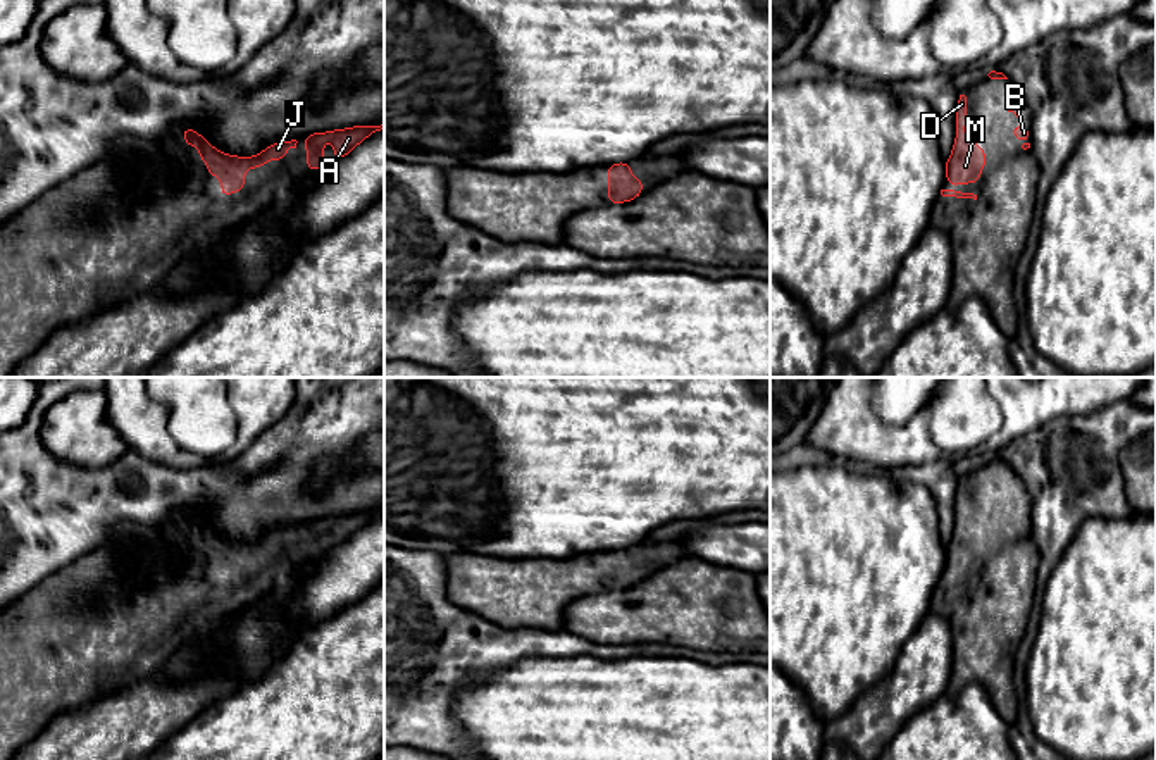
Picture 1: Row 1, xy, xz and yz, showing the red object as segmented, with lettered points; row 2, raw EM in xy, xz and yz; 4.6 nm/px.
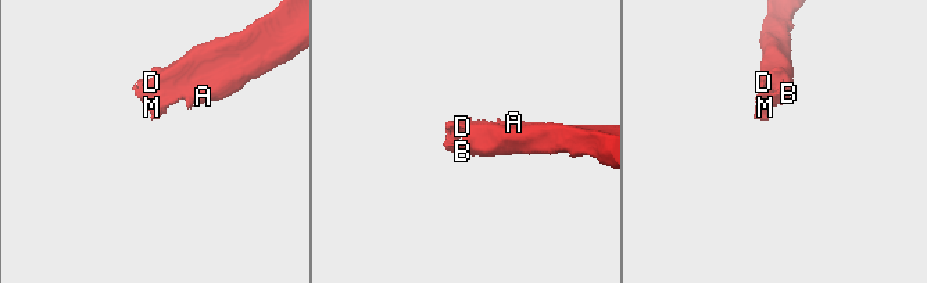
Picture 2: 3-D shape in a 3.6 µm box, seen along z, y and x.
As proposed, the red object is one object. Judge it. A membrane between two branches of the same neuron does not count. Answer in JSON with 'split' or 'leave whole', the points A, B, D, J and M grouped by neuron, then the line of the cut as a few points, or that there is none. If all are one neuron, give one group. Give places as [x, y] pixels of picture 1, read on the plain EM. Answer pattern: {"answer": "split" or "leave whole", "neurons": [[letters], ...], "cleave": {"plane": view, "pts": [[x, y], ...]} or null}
{"answer": "leave whole", "neurons": [["A", "B", "D", "J", "M"]], "cleave": null}

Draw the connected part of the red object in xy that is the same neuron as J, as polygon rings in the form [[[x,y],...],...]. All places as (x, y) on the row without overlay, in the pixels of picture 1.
[[[184,514],[181,522],[186,526],[188,533],[200,534],[200,545],[207,548],[207,558],[215,560],[224,570],[219,577],[221,582],[233,581],[245,572],[245,555],[260,555],[267,546],[283,546],[288,534],[296,534],[296,526],[277,527],[257,543],[233,543],[229,539],[221,539],[217,534],[208,531],[207,524],[202,524],[195,515]]]

